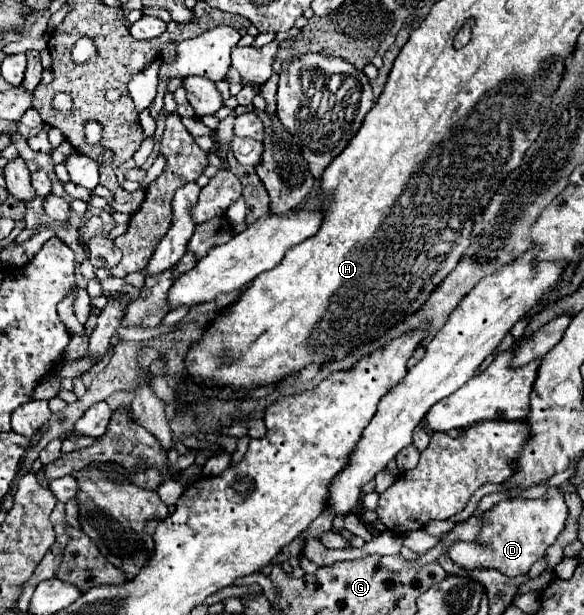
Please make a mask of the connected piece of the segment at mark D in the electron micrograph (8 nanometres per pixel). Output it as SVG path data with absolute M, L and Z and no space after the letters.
M550 489L540 499L504 499L486 513L486 527L478 543L456 543L450 549L450 557L454 563L468 569L492 567L508 577L518 577L522 573L538 577L546 569L546 559L542 555L565 528L567 517L568 507L560 489Z

